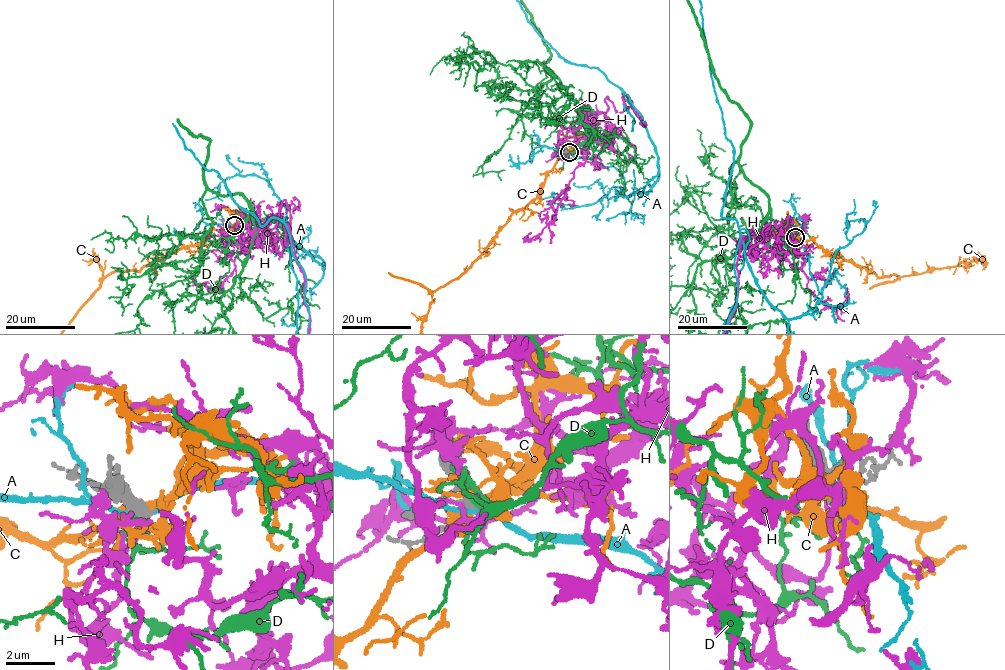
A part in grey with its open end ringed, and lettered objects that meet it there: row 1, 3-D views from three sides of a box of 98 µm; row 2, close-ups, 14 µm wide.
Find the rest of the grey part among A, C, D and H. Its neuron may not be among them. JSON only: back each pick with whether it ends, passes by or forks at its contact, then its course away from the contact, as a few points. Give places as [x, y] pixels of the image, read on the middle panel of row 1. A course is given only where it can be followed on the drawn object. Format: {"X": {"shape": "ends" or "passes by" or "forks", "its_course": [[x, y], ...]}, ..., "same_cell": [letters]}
{"same_cell": []}

